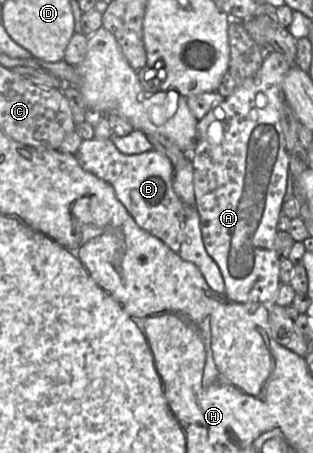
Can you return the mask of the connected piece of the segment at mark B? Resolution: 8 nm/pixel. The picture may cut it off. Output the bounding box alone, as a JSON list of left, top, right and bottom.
[75,138,225,294]

